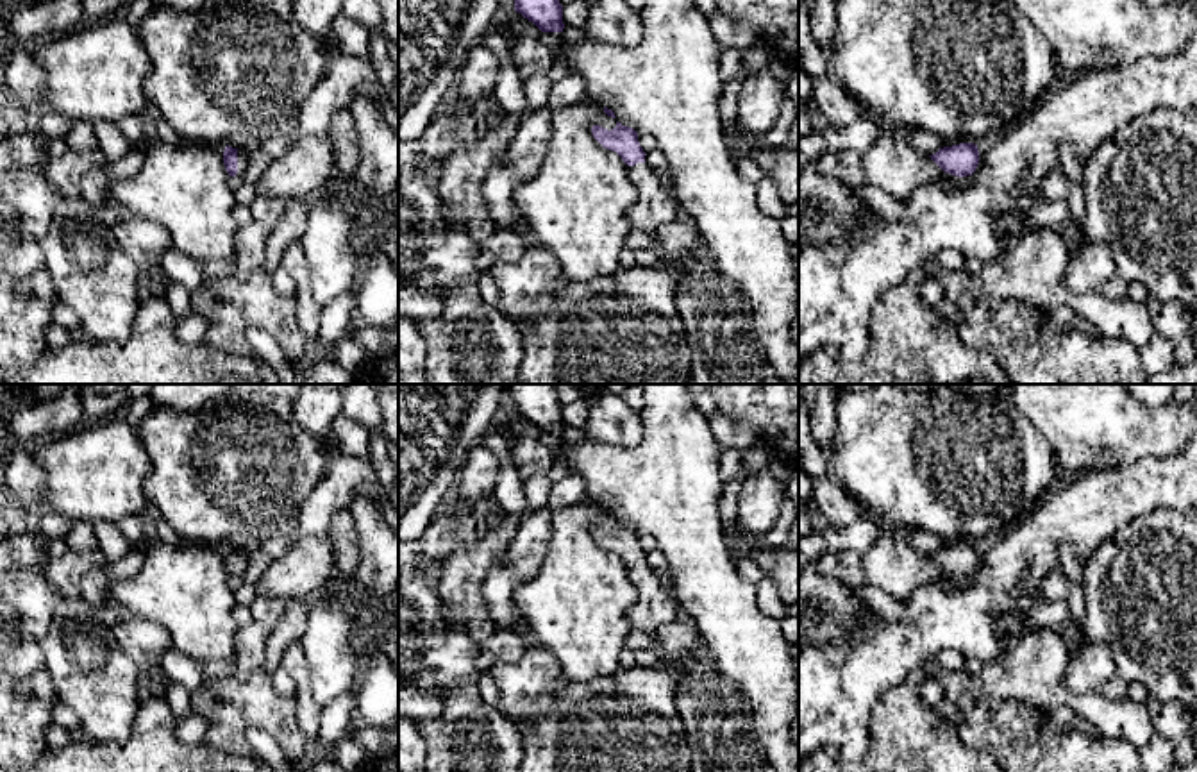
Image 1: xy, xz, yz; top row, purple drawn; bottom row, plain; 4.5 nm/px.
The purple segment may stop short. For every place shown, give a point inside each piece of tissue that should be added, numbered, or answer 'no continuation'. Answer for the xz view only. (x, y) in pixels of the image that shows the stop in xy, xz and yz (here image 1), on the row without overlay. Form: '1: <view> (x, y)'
1: xz (654, 606)

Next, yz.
no continuation

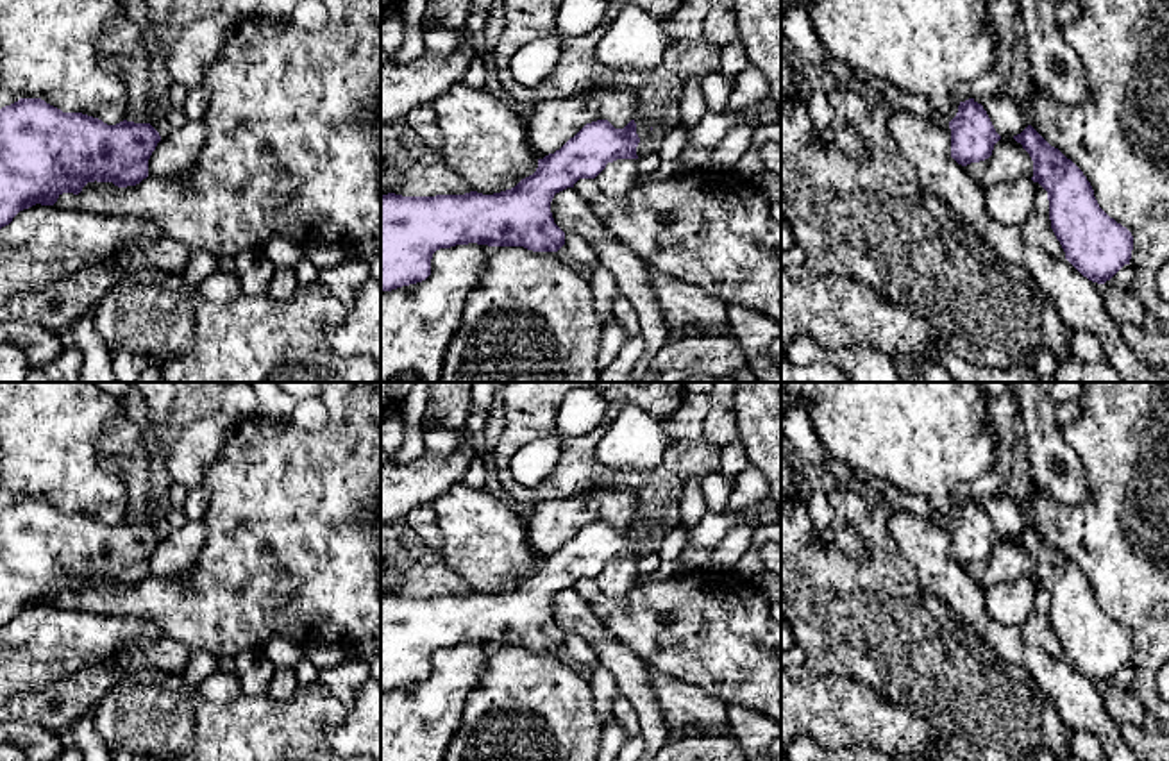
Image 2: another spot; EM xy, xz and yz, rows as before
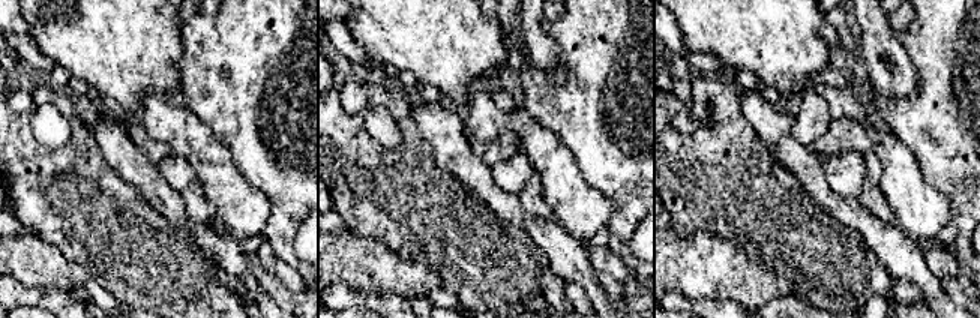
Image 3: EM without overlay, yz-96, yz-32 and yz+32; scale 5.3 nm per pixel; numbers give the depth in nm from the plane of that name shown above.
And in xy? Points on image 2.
no continuation

